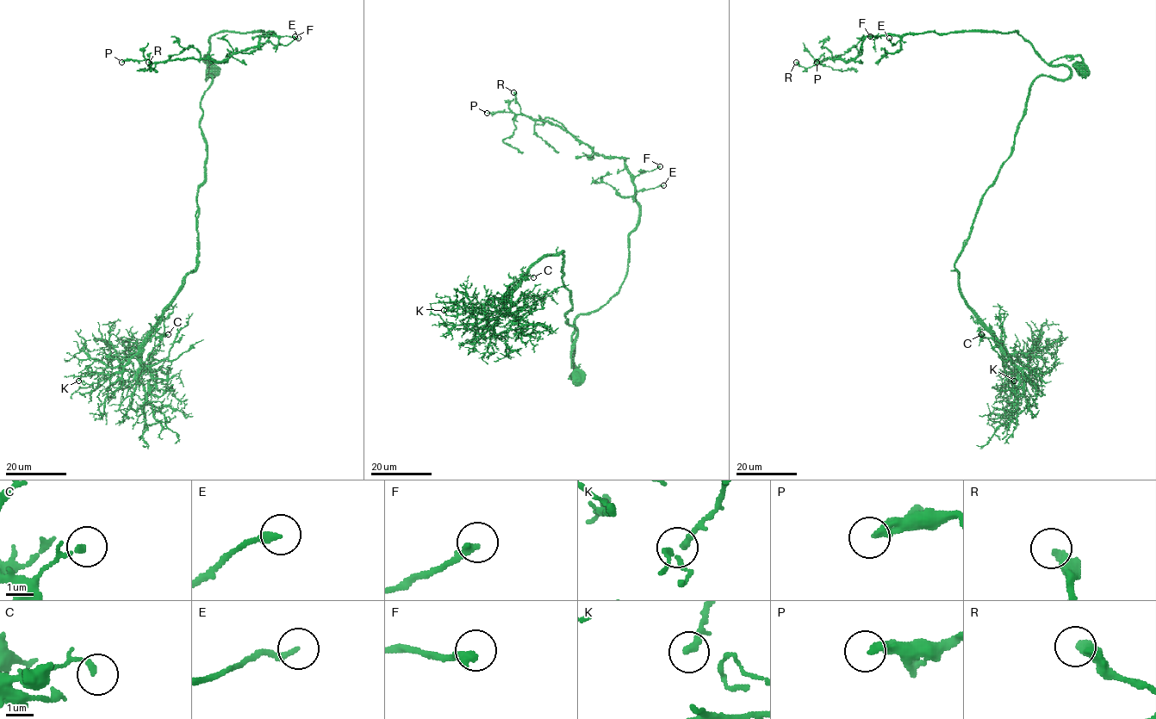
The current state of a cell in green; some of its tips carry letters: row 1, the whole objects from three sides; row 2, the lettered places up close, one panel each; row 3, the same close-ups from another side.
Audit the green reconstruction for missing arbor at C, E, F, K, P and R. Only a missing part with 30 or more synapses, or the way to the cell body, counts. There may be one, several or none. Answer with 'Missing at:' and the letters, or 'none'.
Missing at: F

